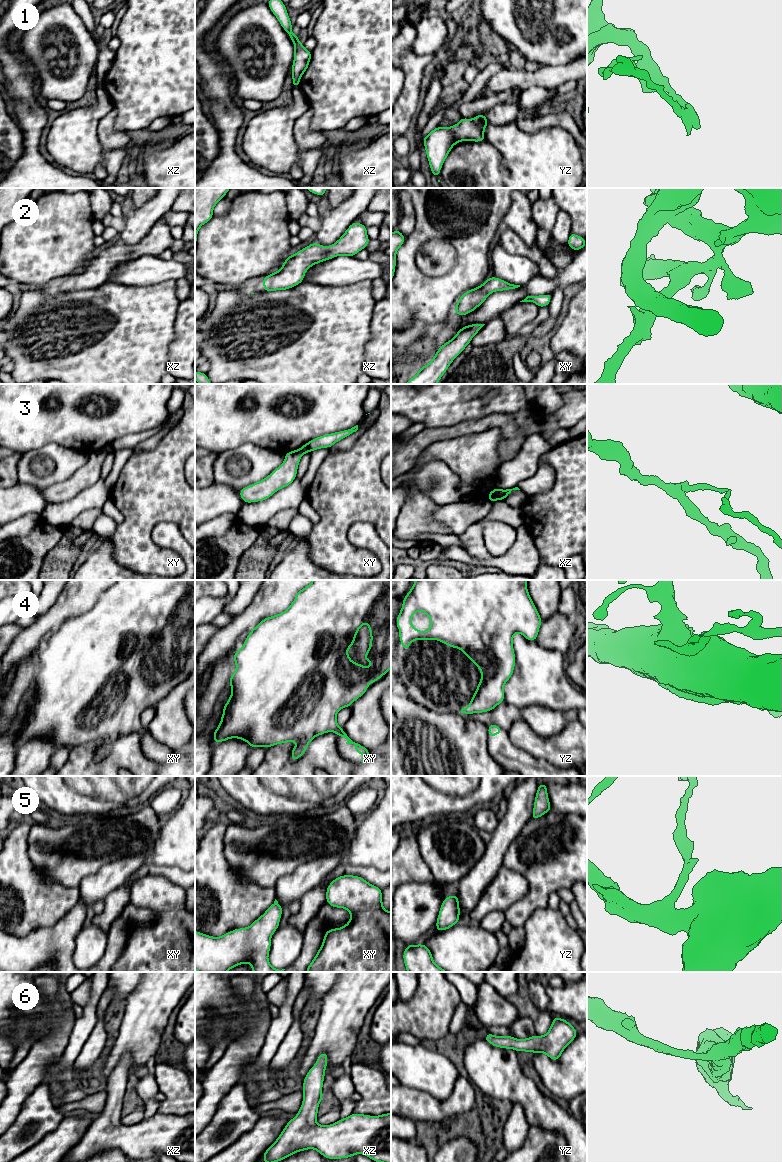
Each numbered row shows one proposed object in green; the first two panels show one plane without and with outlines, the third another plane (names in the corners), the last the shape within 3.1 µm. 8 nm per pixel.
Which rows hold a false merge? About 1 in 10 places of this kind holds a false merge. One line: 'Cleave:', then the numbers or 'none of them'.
Cleave: 1, 3

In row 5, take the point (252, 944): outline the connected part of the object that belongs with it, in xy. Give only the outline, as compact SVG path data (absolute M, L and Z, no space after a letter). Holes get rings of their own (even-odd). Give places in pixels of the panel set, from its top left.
M274 903L246 928L234 929L220 937L212 937L195 930L195 970L198 972L227 972L238 965L249 963L253 972L284 972L271 966L268 960L273 933L279 928L283 907Z

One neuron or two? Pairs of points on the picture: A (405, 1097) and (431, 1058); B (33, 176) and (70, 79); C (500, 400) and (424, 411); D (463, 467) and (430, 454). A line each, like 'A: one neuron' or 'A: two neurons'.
A: two neurons
B: two neurons
C: one neuron
D: one neuron

